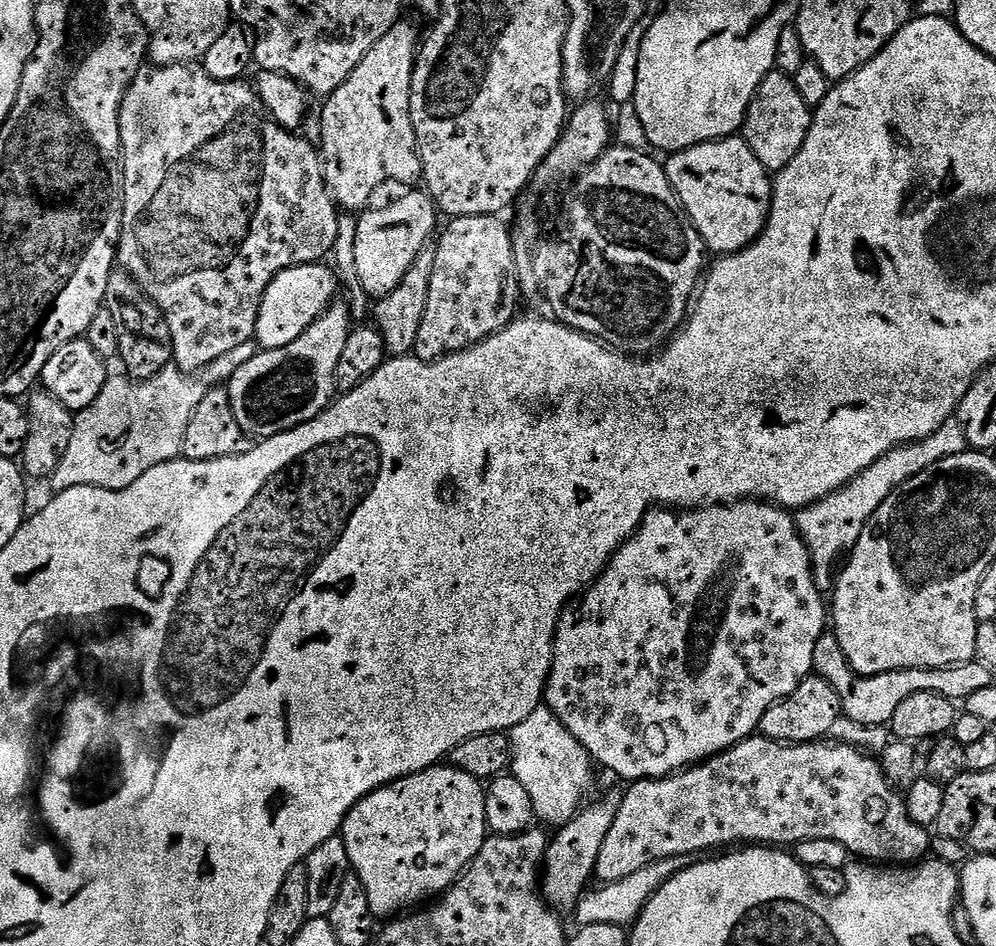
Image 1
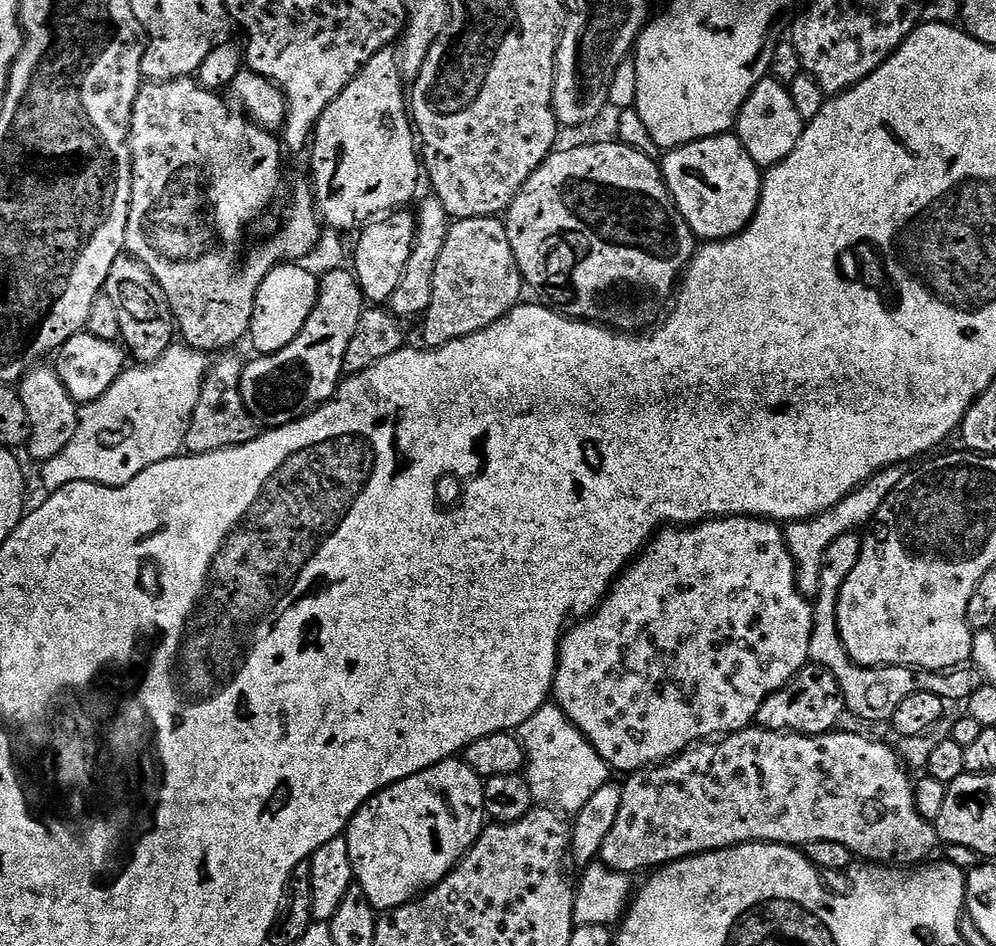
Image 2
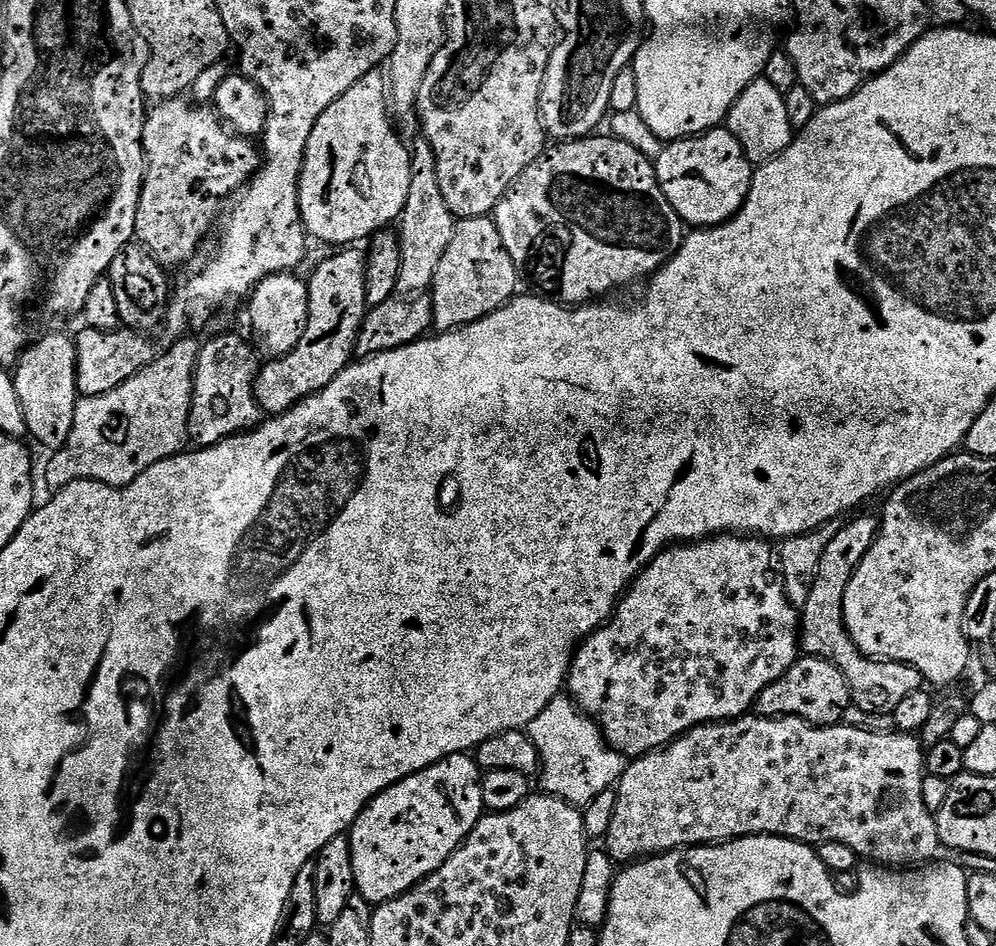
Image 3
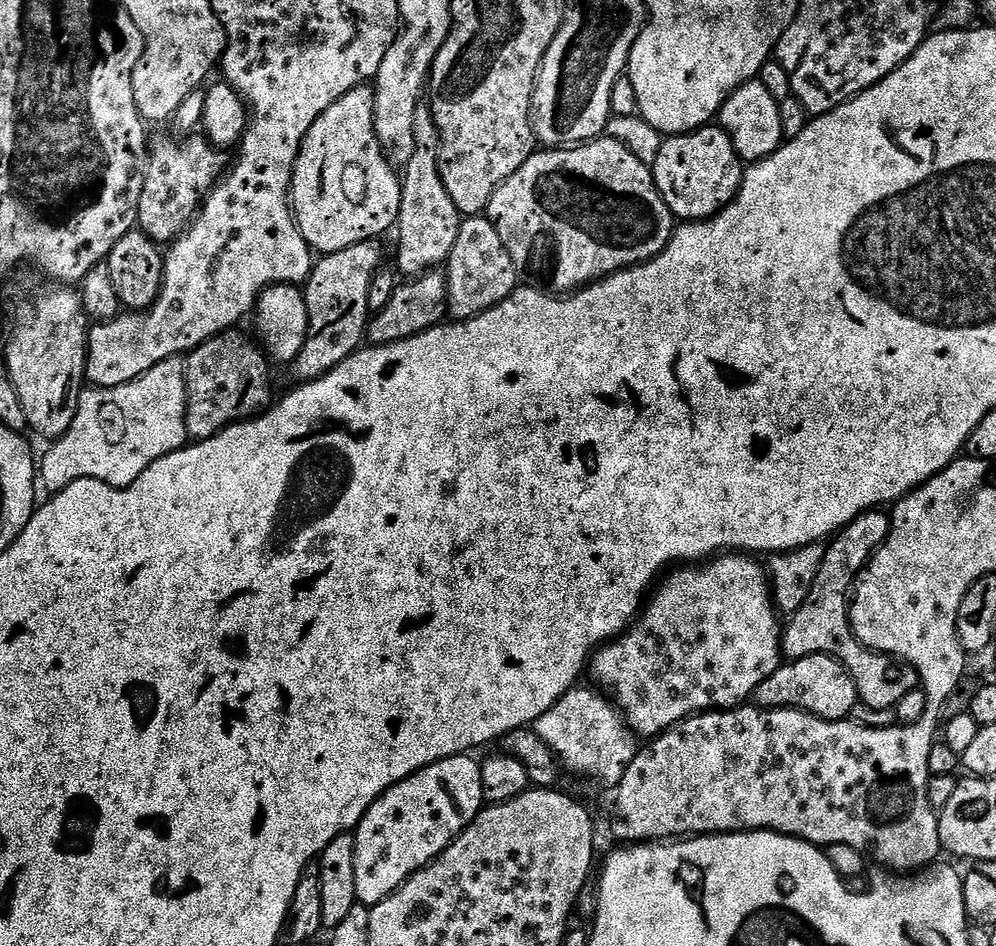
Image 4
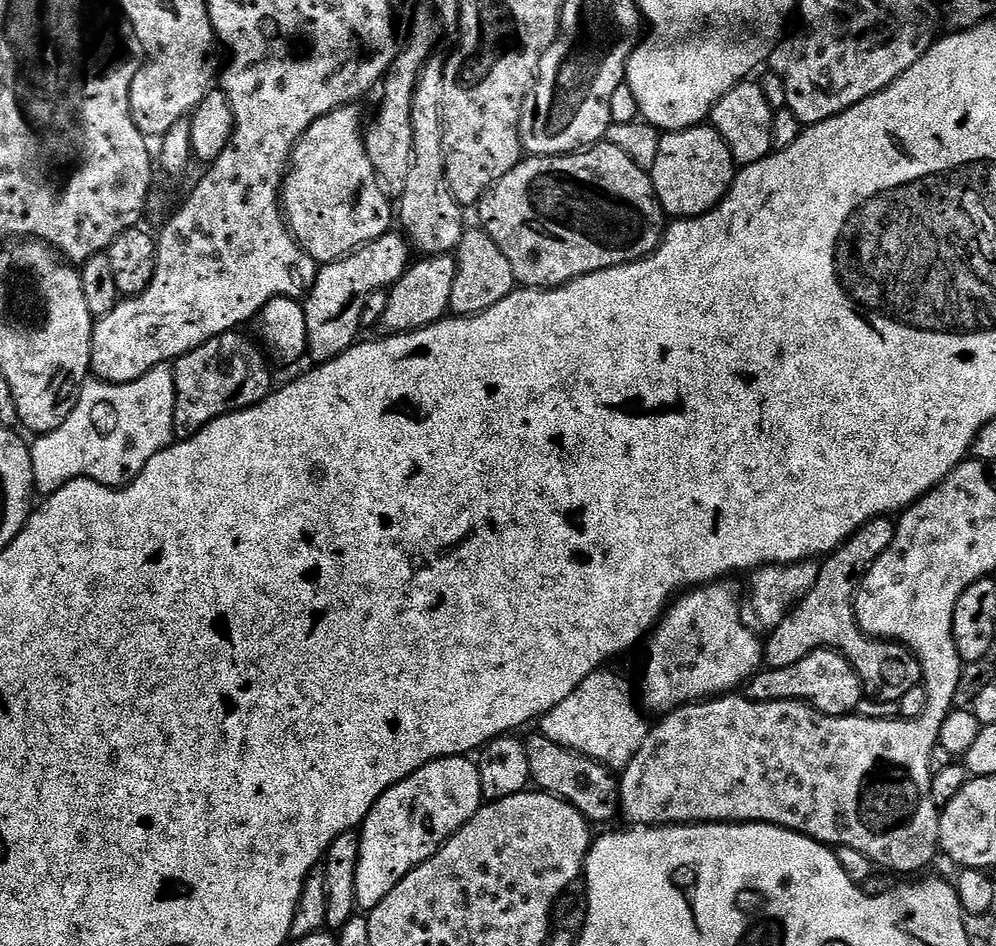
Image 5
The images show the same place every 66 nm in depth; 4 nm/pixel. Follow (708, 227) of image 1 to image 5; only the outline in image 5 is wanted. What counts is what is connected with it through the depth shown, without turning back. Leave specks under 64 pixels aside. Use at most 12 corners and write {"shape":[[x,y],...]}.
{"shape":[[711,126],[660,137],[652,185],[672,218],[720,203],[738,165]]}

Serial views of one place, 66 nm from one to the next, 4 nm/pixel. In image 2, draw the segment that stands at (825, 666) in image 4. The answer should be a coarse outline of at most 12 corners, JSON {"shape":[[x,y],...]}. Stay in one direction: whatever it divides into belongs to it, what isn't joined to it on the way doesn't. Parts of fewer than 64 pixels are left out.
{"shape":[[807,663],[770,694],[755,723],[771,732],[831,733],[842,686]]}

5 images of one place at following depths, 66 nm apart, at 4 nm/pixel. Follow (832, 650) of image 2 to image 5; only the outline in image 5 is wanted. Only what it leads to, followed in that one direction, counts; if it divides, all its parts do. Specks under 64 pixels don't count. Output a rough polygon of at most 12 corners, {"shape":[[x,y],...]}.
{"shape":[[887,516],[820,564],[814,590],[764,644],[768,668],[830,648],[873,700],[921,687],[920,663],[856,620],[856,590],[888,549]]}

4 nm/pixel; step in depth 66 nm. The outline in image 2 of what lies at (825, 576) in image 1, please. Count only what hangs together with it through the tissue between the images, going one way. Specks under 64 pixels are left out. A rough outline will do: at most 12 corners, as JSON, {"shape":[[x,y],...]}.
{"shape":[[883,468],[842,502],[791,521],[796,585],[815,598],[826,546],[871,525],[905,469]]}

